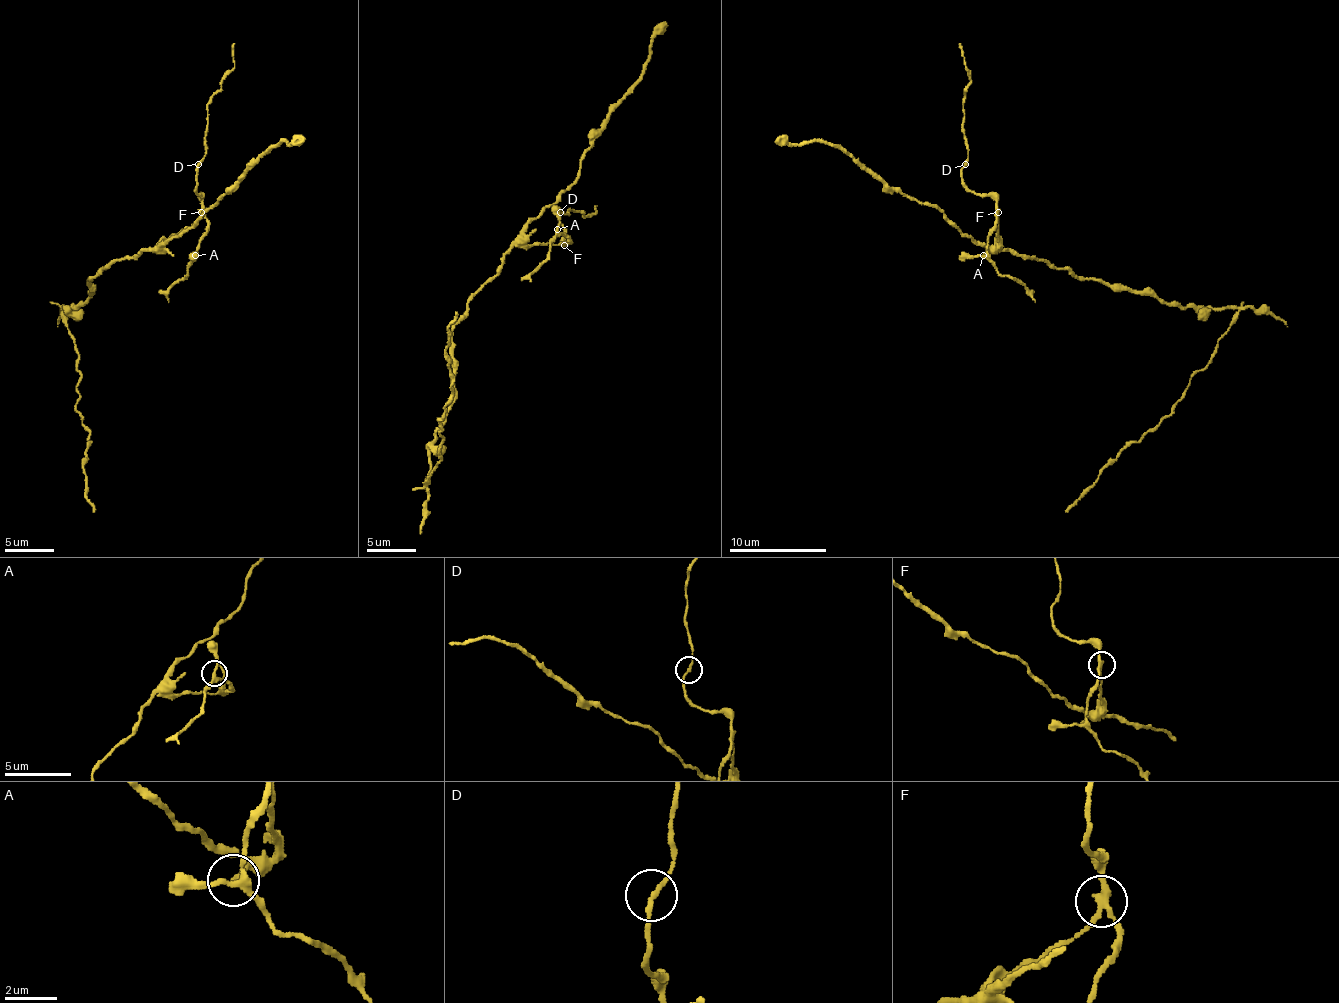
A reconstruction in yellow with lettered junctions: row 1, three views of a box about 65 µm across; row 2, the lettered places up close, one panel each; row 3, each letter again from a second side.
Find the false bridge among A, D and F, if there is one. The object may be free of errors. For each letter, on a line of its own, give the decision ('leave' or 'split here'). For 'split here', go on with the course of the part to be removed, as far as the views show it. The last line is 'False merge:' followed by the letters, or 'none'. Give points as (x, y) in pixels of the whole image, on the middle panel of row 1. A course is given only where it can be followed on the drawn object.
A: leave
D: leave
F: split here; foreign part runs (564, 244), (513, 246), (452, 329), (452, 405), (425, 483), (440, 461), (457, 312)
False merge: F

